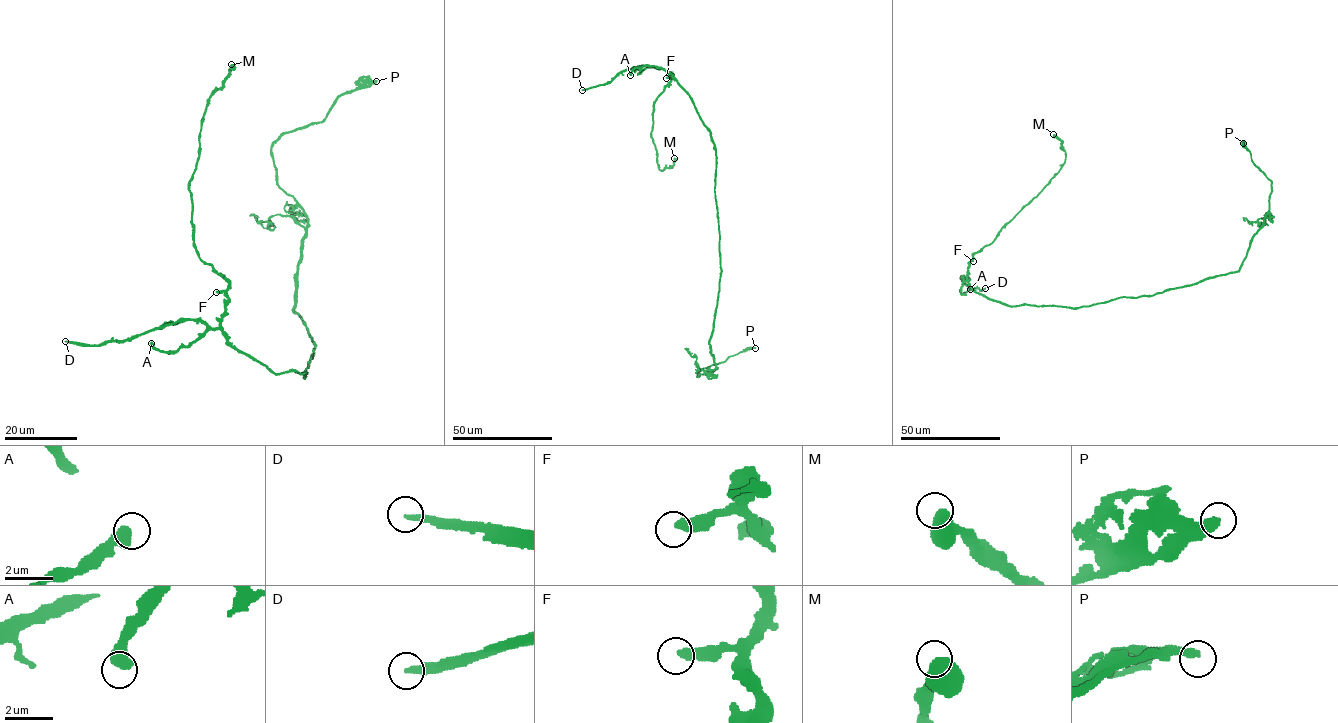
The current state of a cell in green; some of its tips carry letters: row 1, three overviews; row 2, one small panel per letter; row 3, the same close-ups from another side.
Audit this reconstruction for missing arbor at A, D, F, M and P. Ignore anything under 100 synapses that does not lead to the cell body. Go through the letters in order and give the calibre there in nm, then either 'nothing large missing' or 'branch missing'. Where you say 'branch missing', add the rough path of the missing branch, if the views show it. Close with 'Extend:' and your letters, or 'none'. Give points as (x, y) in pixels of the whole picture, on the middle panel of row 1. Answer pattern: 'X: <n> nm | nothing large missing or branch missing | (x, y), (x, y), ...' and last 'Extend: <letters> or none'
A: 500 nm | nothing large missing
D: 280 nm | branch missing | (582, 90), (555, 93), (551, 100), (554, 106), (551, 115), (534, 115)
F: 360 nm | nothing large missing
M: 600 nm | nothing large missing
P: 360 nm | branch missing
Extend: D, P

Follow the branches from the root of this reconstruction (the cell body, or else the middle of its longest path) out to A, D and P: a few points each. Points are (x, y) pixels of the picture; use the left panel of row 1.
A: (304, 372), (274, 373), (219, 329), (173, 352), (151, 343)
D: (304, 372), (274, 373), (219, 329), (194, 320), (99, 344), (65, 341)
P: (304, 372), (315, 345), (294, 296), (307, 214), (278, 184), (272, 145), (376, 81)

